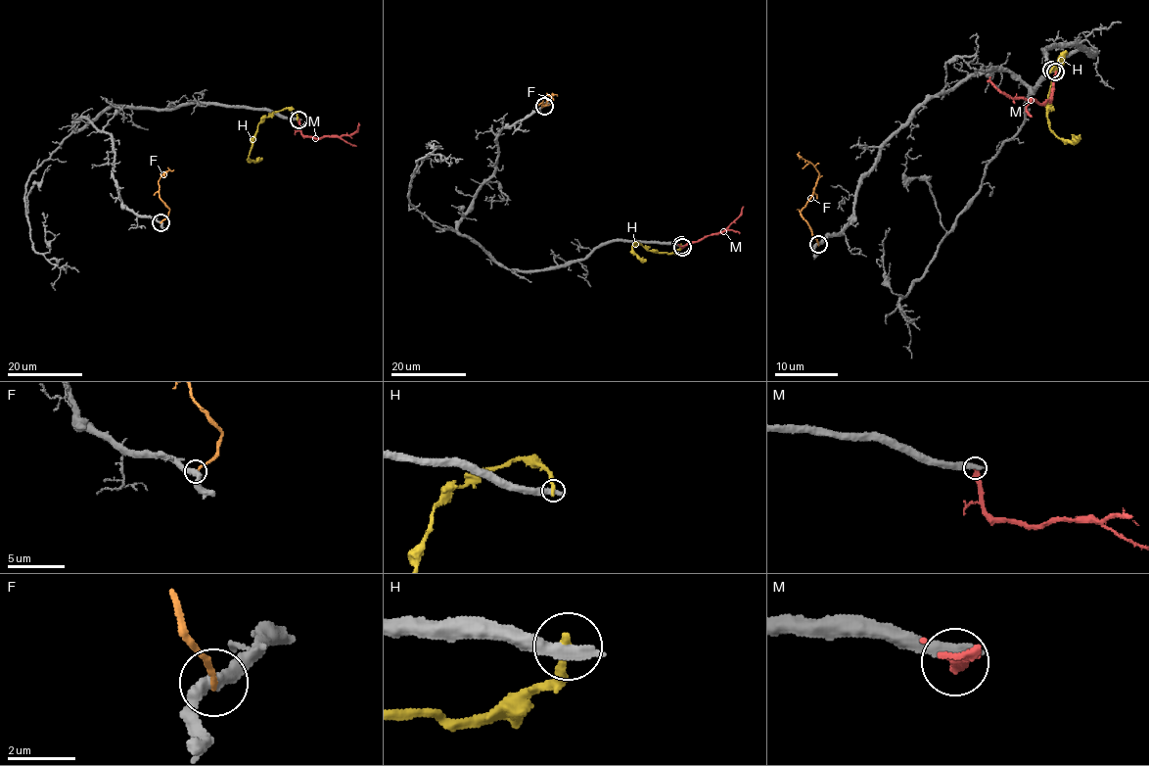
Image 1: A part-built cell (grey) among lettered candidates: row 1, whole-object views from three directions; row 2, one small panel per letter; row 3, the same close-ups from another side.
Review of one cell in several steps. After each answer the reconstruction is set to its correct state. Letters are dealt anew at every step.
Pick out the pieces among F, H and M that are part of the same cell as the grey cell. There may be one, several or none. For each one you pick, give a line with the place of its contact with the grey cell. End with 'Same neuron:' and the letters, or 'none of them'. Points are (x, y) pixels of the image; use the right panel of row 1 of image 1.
Same neuron: none of them

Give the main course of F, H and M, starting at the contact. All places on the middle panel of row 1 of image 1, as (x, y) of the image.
F: (545, 106), (553, 100), (548, 95), (543, 99), (542, 106), (552, 95), (557, 95)
H: (681, 245), (675, 252), (666, 253), (648, 251), (636, 243), (633, 251), (646, 260)
M: (681, 247), (722, 232), (744, 207)

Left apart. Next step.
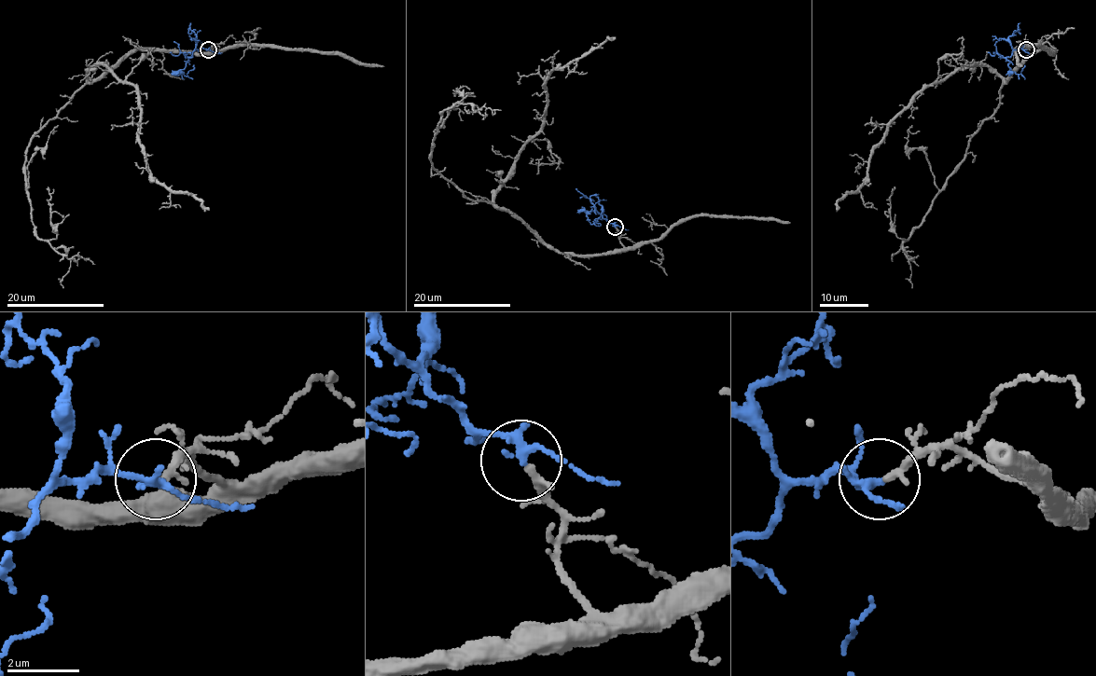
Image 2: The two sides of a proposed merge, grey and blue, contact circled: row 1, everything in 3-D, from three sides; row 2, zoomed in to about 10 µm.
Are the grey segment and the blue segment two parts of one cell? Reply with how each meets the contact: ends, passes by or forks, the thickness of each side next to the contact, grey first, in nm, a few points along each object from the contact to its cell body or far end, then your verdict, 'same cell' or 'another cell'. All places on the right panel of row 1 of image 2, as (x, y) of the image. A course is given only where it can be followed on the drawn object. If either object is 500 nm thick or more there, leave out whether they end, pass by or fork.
grey ends there; blue passes by; 220 nm thick on the grey side, 200 nm on the other; grey runs (1026, 48), (1054, 51), (1035, 50), (1007, 78), (966, 64), (925, 87), (889, 127), (867, 179), (836, 210); blue runs (1026, 48), (1015, 48), (1006, 59), (1007, 66), (1022, 75), (1025, 64); same cell

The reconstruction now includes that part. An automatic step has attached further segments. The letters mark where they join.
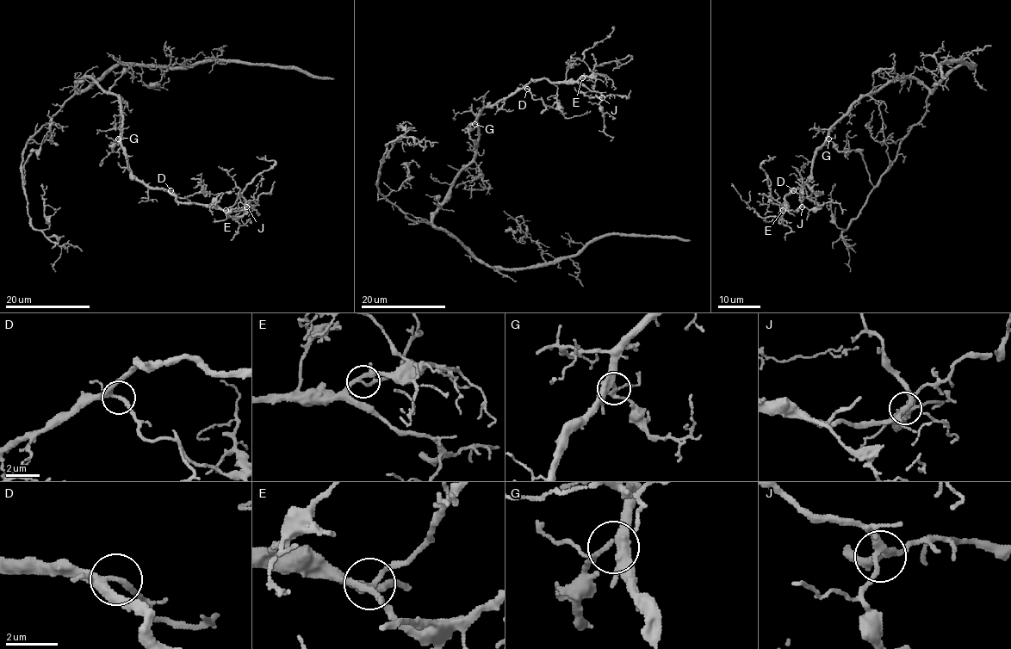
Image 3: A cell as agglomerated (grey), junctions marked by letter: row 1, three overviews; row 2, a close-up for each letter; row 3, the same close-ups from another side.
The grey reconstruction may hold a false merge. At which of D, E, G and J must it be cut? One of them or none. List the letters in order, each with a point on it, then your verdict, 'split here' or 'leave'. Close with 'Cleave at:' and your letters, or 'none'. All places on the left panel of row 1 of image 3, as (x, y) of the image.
D: (170, 190) | leave
E: (226, 210) | leave
G: (118, 139) | leave
J: (246, 207) | leave
Cleave at: none

